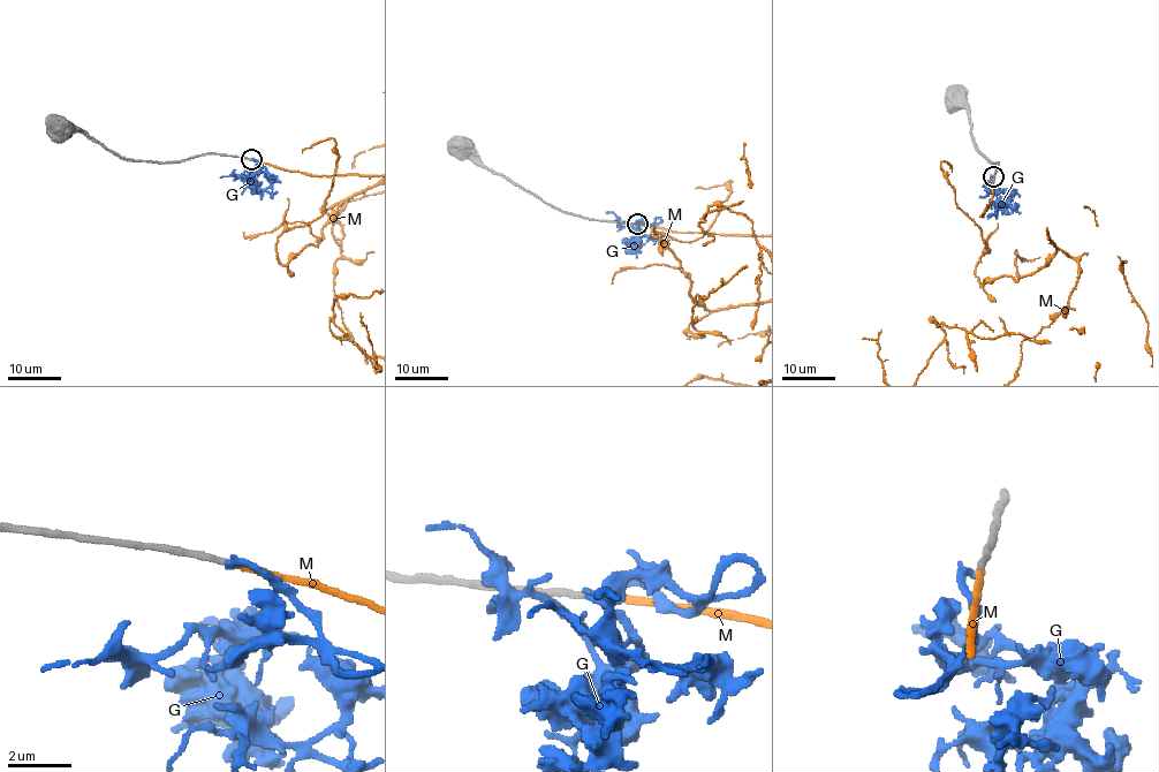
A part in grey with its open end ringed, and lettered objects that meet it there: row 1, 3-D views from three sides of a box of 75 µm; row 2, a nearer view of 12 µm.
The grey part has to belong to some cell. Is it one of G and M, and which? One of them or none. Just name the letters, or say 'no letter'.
M

